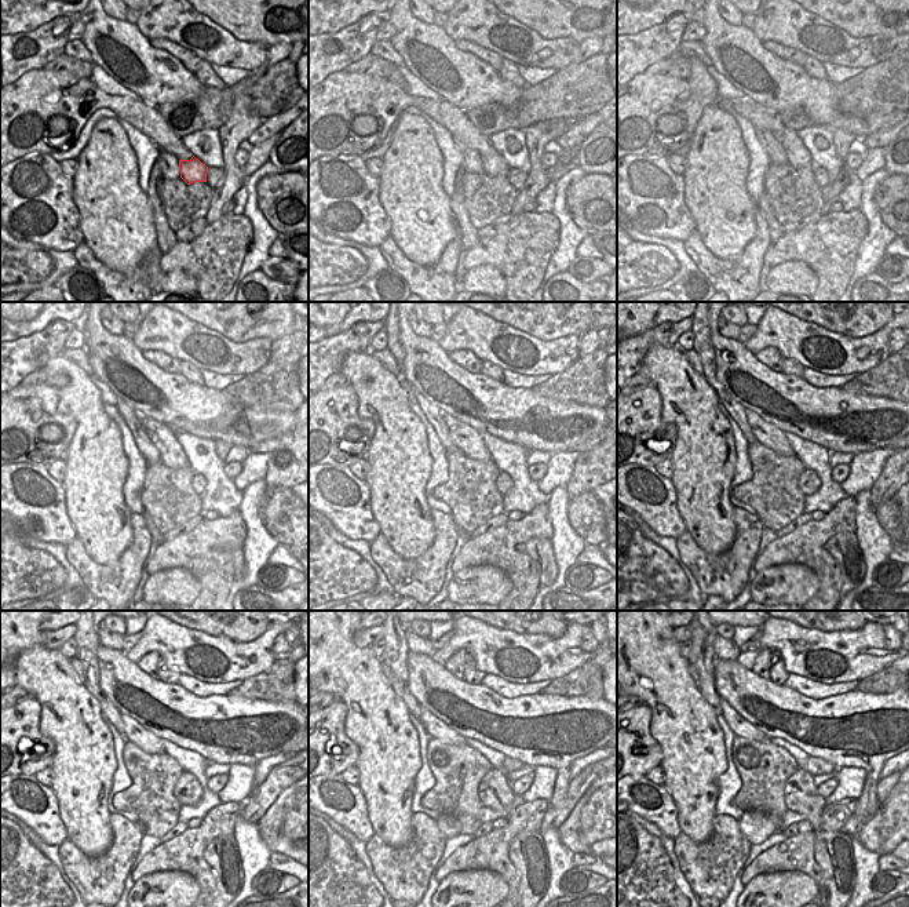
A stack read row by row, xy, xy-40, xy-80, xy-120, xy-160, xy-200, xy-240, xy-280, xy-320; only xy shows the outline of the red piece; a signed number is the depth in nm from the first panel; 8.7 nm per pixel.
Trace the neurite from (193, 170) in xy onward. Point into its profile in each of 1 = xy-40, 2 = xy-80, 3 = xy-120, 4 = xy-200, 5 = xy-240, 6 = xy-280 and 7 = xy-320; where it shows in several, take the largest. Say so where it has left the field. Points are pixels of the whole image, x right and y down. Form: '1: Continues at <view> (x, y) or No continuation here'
1: Continues at xy-40 (493, 164)
2: Continues at xy-80 (798, 156)
3: Continues at xy-120 (172, 455)
4: Continues at xy-200 (767, 434)
5: Continues at xy-240 (135, 734)
6: Continues at xy-280 (435, 728)
7: Continues at xy-320 (738, 725)

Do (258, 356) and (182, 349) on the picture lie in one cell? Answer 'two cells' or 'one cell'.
one cell

